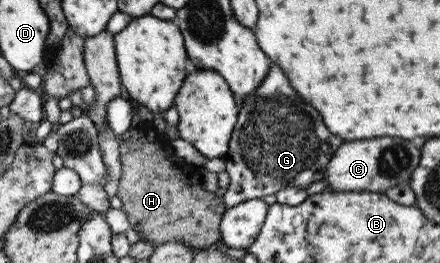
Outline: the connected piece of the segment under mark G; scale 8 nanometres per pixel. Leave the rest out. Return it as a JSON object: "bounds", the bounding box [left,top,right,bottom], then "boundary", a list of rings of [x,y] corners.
{"bounds":[222,65,343,209],"boundary":[[[271,65],[258,89],[239,105],[238,119],[224,157],[230,175],[230,185],[222,198],[224,205],[228,209],[240,202],[276,194],[287,185],[305,189],[323,180],[327,165],[341,144],[343,140],[325,128],[319,112],[305,104],[291,88],[283,70]]]}

